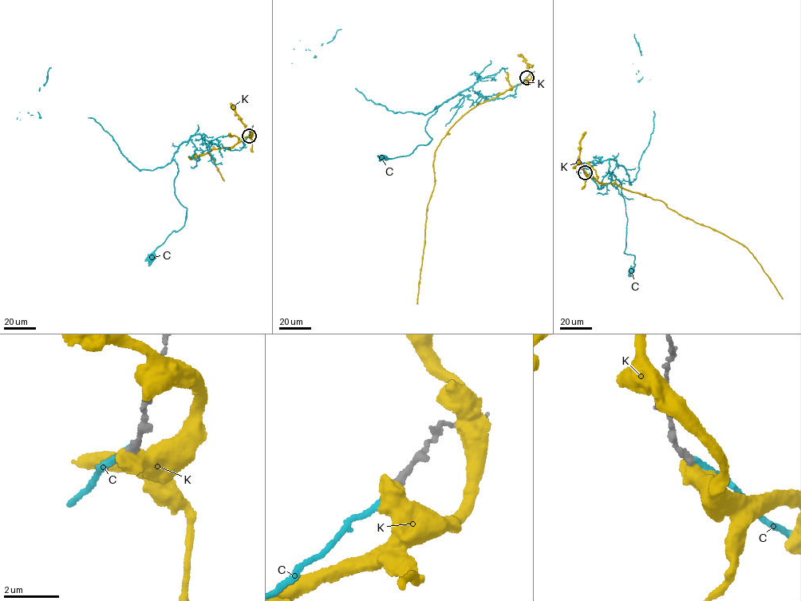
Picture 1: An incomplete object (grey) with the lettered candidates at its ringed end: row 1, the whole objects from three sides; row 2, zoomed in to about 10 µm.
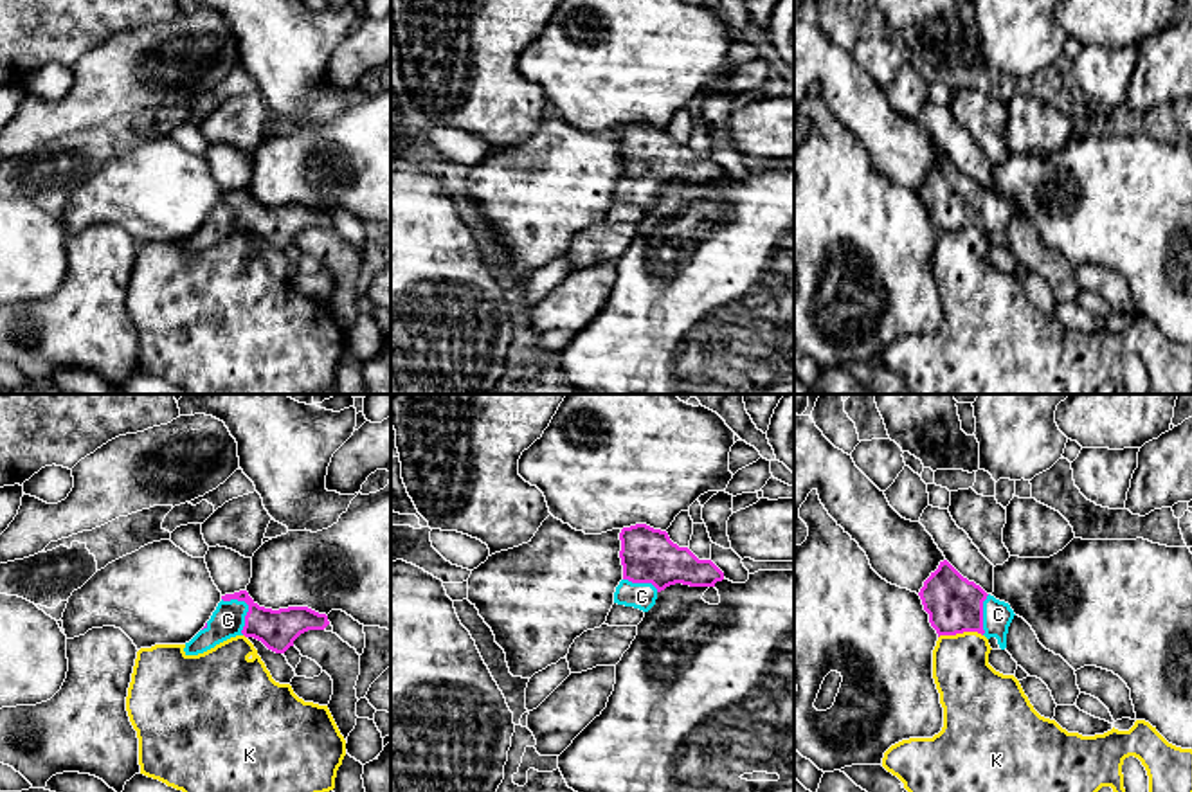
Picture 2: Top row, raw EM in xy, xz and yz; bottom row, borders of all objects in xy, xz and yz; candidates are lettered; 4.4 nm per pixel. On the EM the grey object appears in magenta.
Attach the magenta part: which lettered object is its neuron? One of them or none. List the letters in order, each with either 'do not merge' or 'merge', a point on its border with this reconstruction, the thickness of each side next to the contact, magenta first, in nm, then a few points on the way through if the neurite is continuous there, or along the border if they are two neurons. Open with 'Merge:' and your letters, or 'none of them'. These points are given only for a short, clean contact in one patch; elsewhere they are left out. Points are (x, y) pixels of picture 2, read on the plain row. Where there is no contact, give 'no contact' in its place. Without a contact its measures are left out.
Merge: C
C: merge; contact xy (249, 204); calibres 180 and 150 nm; way xy (276, 225), (269, 224), (249, 204), (227, 216)
K: do not merge; contact yz (960, 229); calibres 260 and 280 nm; border yz (982, 231), (957, 229), (939, 234)

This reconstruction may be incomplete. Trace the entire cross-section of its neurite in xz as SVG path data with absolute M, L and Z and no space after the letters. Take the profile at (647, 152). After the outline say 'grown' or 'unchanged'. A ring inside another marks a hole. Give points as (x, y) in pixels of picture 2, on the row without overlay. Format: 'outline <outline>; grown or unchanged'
outline M636 121L623 124L619 137L623 176L614 189L614 200L618 202L648 209L655 202L657 191L670 182L715 184L717 178L724 176L724 169L711 157L699 157L688 144L679 144L670 137L666 128L654 126L646 121Z; grown

